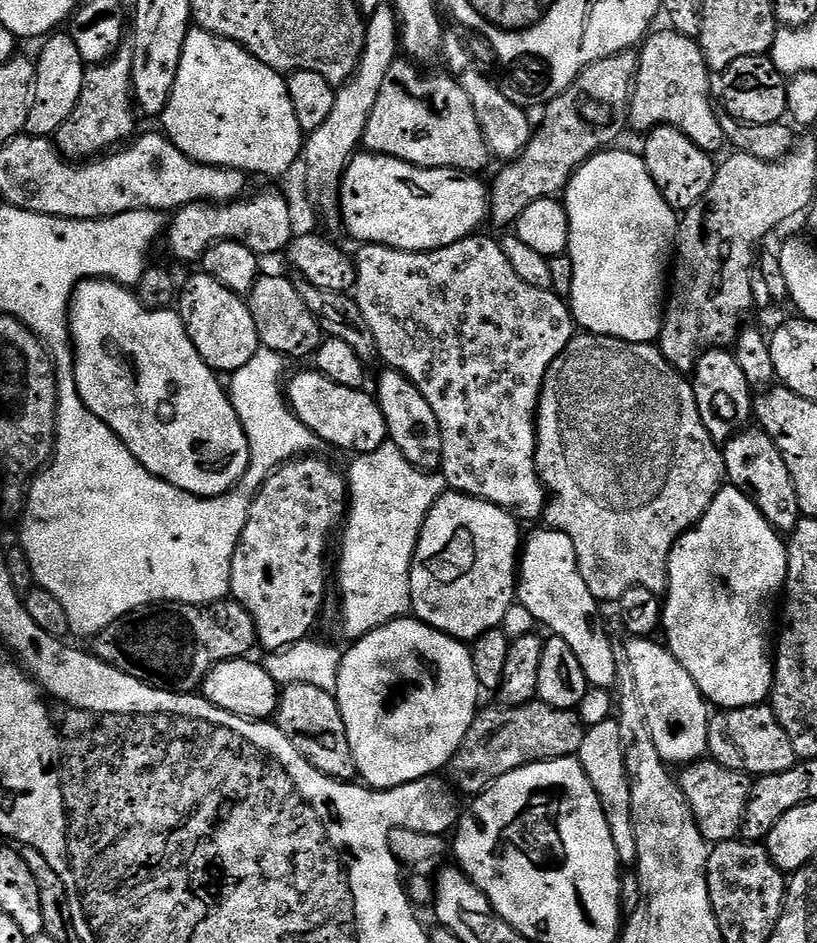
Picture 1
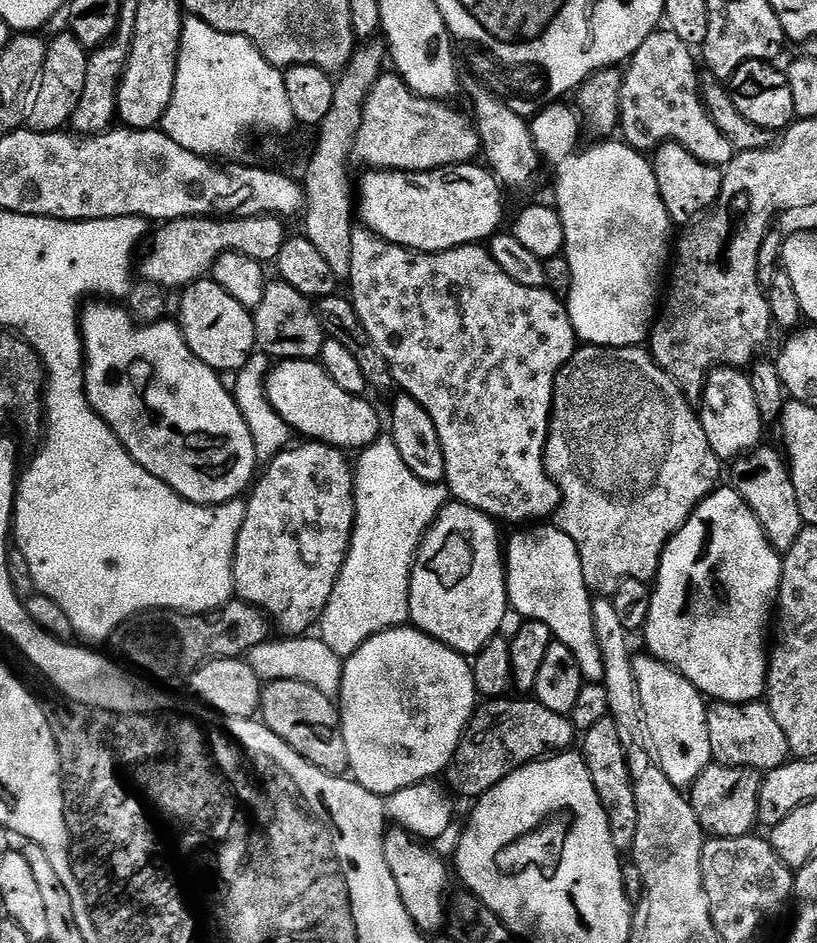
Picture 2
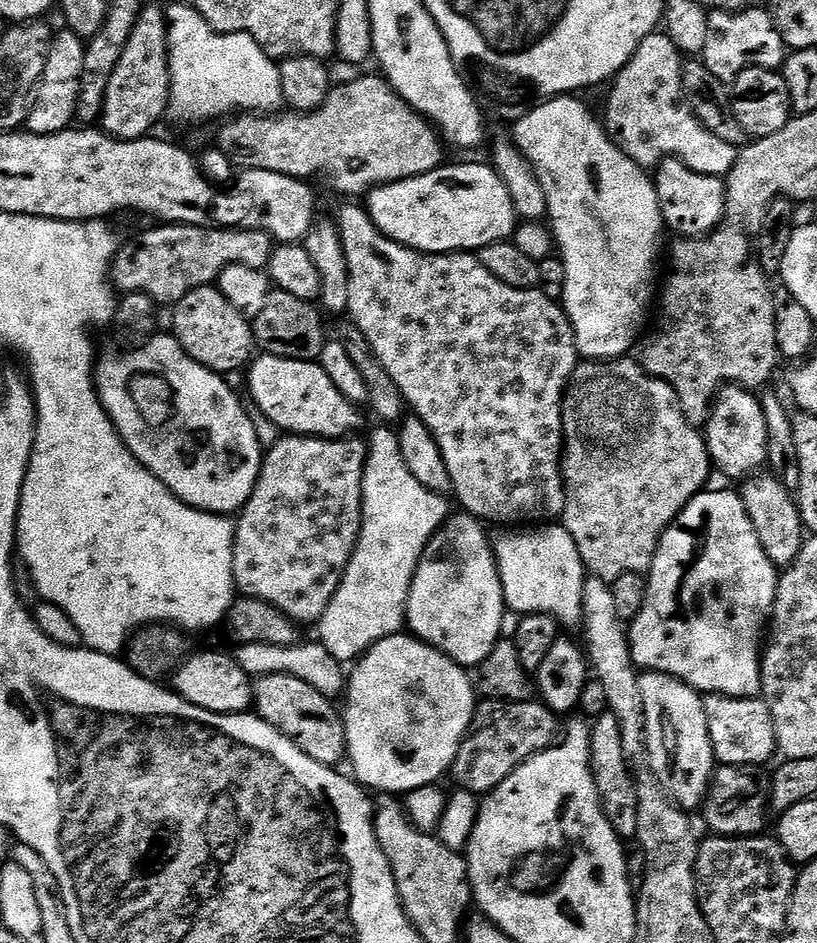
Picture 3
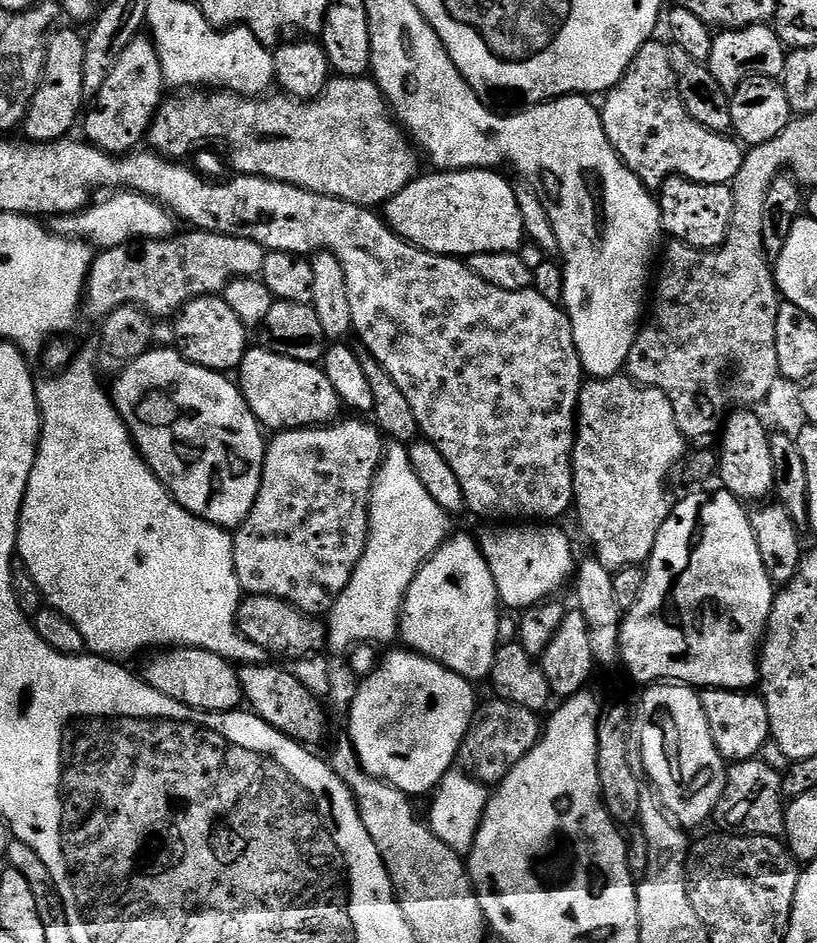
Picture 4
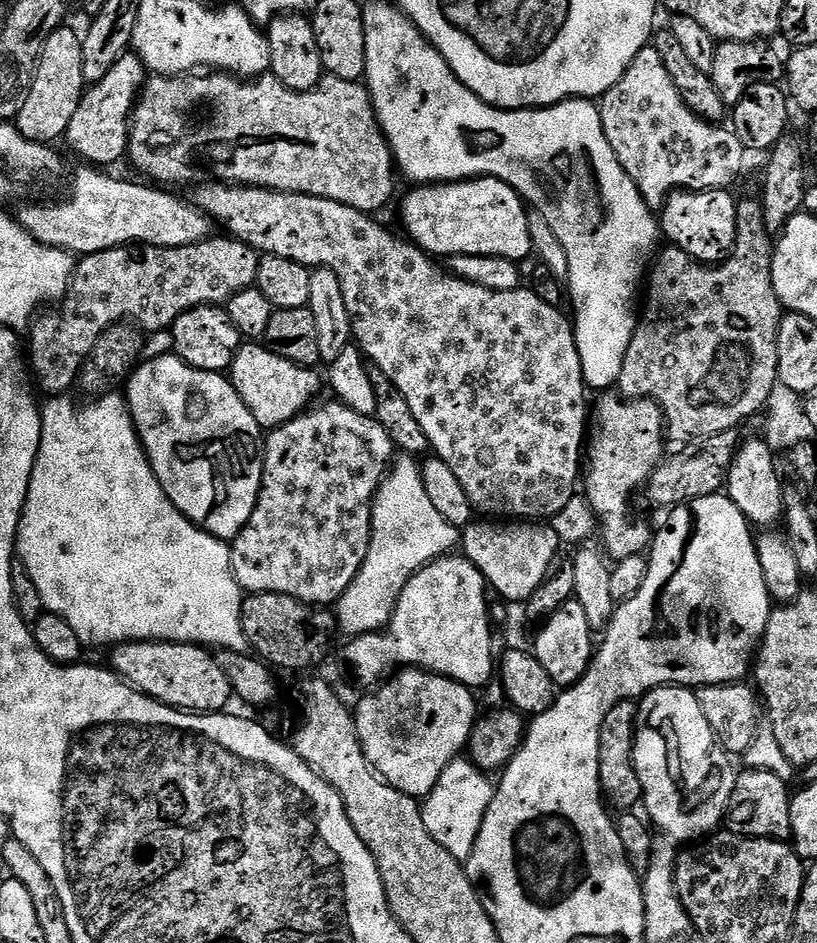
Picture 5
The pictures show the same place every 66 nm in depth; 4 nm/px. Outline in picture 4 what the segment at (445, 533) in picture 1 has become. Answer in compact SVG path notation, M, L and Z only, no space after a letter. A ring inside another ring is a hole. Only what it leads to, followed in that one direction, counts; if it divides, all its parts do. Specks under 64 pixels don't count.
M449 535L444 541L443 546L430 557L425 564L420 567L418 574L414 578L414 582L410 586L410 590L404 599L404 607L400 614L400 631L399 639L405 640L407 647L411 651L422 654L426 658L430 658L434 662L438 662L442 666L446 666L450 670L454 670L454 674L458 674L462 678L466 678L469 682L477 682L476 680L487 681L492 674L494 666L494 658L496 657L496 649L498 647L498 622L502 615L502 605L500 603L500 595L496 593L496 583L494 582L494 574L490 574L490 566L486 562L486 558L482 554L479 543L475 539L472 540L468 536Z

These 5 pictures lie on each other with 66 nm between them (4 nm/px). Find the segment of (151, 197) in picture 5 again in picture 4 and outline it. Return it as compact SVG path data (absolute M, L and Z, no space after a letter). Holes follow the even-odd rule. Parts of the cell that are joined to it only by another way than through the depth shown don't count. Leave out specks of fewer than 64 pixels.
M116 190L105 196L108 196L105 200L97 199L81 212L55 217L50 224L52 231L59 236L71 236L73 240L83 240L96 250L117 248L133 242L167 240L177 231L176 217L157 200L127 190Z

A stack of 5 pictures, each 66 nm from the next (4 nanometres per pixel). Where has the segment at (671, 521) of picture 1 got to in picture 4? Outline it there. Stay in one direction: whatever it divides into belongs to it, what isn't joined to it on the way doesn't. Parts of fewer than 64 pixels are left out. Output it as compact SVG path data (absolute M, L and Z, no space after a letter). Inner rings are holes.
M617 374L589 379L580 389L576 410L572 498L574 513L580 519L580 528L596 551L593 552L594 559L602 562L602 566L606 566L613 574L621 568L647 565L658 538L658 530L662 530L662 522L666 522L672 513L674 496L668 493L667 480L679 464L681 467L686 456L686 437L674 418L674 406L662 390L645 388L631 376Z

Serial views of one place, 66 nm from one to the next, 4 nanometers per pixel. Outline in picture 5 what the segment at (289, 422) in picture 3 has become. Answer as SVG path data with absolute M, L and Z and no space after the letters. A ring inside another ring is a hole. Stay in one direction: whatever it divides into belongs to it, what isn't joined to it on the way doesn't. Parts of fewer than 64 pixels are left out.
M244 342L232 363L230 379L242 402L246 402L250 414L254 414L258 426L262 430L271 430L290 422L315 401L312 399L319 394L320 384L322 388L322 376L318 373L303 368L301 364L286 362L286 358L278 358L278 354L271 352L263 343Z

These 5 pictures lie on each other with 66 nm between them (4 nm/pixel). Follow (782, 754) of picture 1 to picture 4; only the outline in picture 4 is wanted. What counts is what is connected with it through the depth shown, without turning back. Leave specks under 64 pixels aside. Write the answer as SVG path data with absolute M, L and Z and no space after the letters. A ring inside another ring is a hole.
M706 688L699 693L702 710L706 710L706 722L710 722L710 738L725 761L754 760L763 753L769 743L770 714L766 714L766 702L755 691L730 688Z

